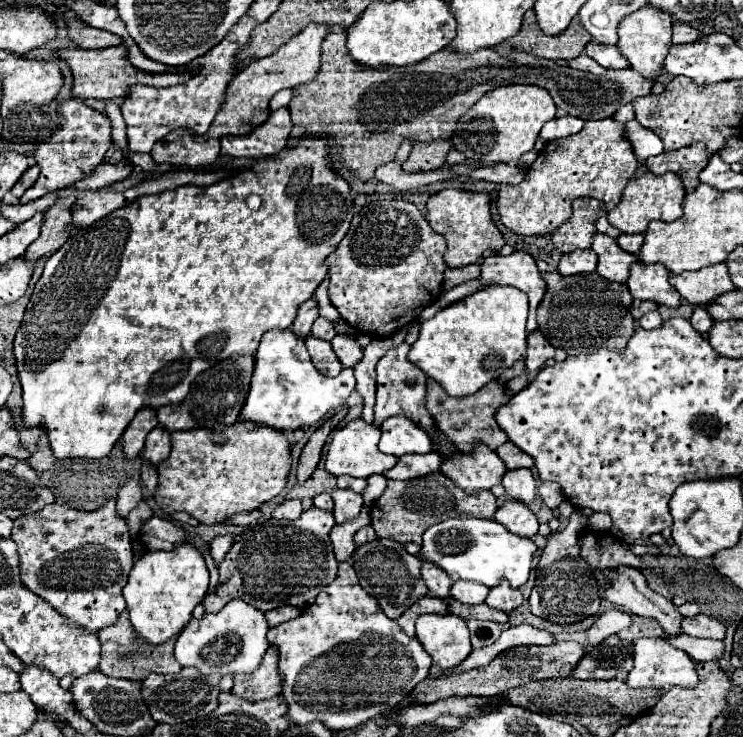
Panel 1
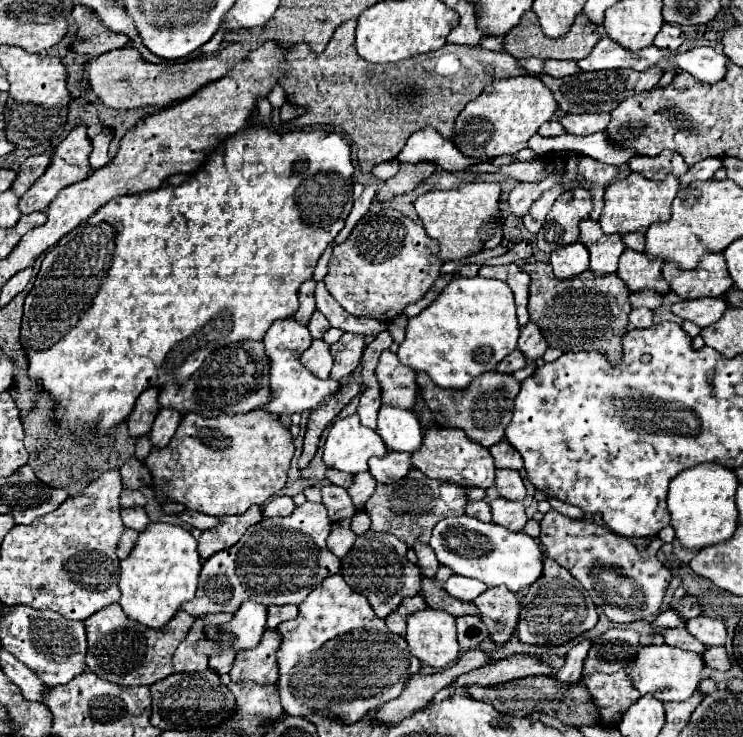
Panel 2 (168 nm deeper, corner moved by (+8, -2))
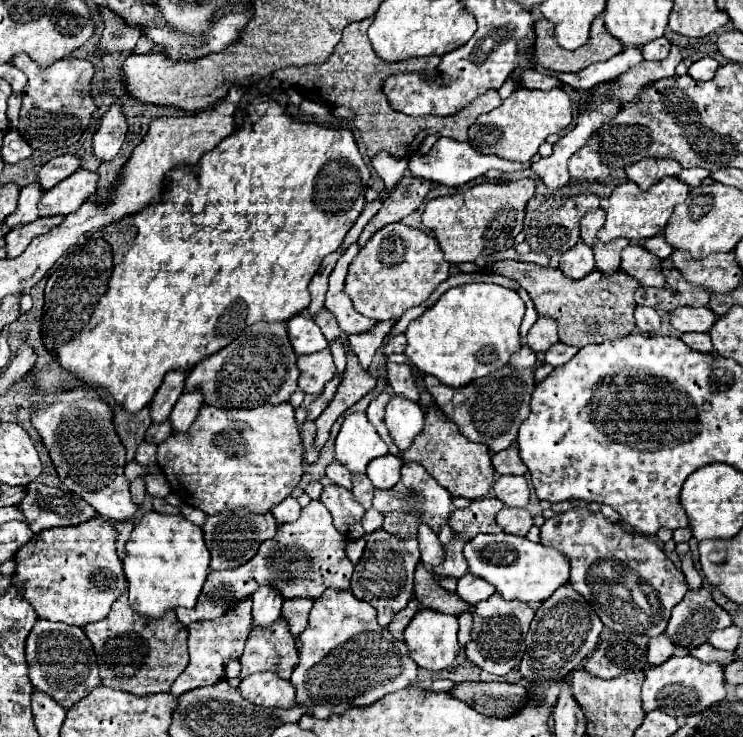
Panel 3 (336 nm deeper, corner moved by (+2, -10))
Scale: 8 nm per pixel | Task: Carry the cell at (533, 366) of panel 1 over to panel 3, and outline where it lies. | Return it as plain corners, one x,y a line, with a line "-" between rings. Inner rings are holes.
538,316
536,324
530,328
526,336
526,344
534,352
546,352
552,344
558,342
558,332
556,332
556,322
548,316

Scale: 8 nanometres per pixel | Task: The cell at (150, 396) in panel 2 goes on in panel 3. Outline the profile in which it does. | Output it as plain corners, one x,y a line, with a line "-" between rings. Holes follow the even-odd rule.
180,368
168,372
168,376
164,378
162,386
158,388
158,392
154,394
154,398
150,402
152,422
160,424
162,420
168,420
174,404
178,402
180,394
184,390
184,376
188,376
188,372
180,372

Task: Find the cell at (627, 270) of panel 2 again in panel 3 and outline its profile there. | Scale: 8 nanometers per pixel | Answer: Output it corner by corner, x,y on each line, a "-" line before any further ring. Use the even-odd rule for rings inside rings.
630,244
622,252
622,272
634,276
644,286
664,286
666,280
660,270
662,260
640,244

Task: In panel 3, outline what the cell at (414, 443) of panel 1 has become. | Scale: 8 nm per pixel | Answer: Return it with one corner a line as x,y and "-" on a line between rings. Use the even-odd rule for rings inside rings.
392,396
386,404
386,426
398,448
404,452
422,430
424,412
416,402
402,396

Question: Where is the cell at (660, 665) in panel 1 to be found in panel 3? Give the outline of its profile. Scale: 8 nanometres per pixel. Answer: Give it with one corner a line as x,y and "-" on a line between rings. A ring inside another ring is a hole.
672,656
664,664
648,668
642,686
642,710
662,710
664,714
678,718
698,714
726,698
724,688
724,666
718,662
700,662
694,656

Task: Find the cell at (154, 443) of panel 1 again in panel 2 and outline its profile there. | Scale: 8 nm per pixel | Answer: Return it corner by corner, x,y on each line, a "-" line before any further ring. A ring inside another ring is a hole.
160,410
154,424
152,424
152,430
148,434
150,442
154,448
166,448
166,444
170,442
170,438
174,436
178,424
180,424
182,416
176,412
176,410

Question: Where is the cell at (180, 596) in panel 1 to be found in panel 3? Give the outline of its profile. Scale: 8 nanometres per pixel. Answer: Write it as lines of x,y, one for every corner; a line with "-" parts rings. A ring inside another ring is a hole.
156,510
146,512
126,542
124,574
130,584
132,608
146,618
160,618
166,610
178,606
194,608
210,572
208,562
210,552
204,544
200,526
188,522
184,516
160,514

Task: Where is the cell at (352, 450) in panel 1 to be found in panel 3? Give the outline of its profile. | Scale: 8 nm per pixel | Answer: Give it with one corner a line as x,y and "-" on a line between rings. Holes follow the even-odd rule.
354,412
344,418
336,438
336,460
350,472
366,472
370,460
386,456
388,446
368,422
364,412

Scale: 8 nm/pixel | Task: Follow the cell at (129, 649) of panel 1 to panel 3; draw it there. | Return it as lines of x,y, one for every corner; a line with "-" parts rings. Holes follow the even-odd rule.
128,590
116,598
116,604
112,604
110,614
104,620
88,624
84,632
94,646
102,684
116,690
124,690
136,696
168,692
172,682
188,666
188,630
176,620
176,614
166,612
160,616
160,620
144,620
144,616
138,612
132,612
132,606
128,604
-
150,656
156,656
158,662
144,664
144,658

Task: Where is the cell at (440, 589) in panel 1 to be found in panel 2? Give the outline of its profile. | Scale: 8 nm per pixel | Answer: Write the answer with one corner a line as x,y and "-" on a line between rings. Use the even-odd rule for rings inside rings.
416,542
414,544
414,552
418,556
418,568
420,568
420,574
422,578
430,578
430,580
436,580
436,570
440,568
432,548
428,544
422,544
422,542

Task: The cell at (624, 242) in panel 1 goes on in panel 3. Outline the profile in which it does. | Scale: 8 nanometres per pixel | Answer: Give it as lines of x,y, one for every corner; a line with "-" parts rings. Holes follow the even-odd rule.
652,236
652,238
644,240
642,244
644,244
644,248
648,248
652,254
656,254
662,260
674,252
674,248
664,240
664,236

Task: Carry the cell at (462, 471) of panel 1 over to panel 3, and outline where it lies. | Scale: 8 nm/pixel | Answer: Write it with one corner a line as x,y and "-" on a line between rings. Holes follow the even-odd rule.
438,407
434,408
434,412
435,416
432,416
431,412
425,415
424,428
420,430
420,436
416,436
416,440
412,442
408,452
402,452
402,460
424,466
432,474
432,478
442,488
446,488
452,496
462,496
468,500
484,498
484,494
496,482
496,470
492,468
492,460
490,460
492,456
490,456
488,446
470,442
468,438
464,438
458,432
456,424
447,420

